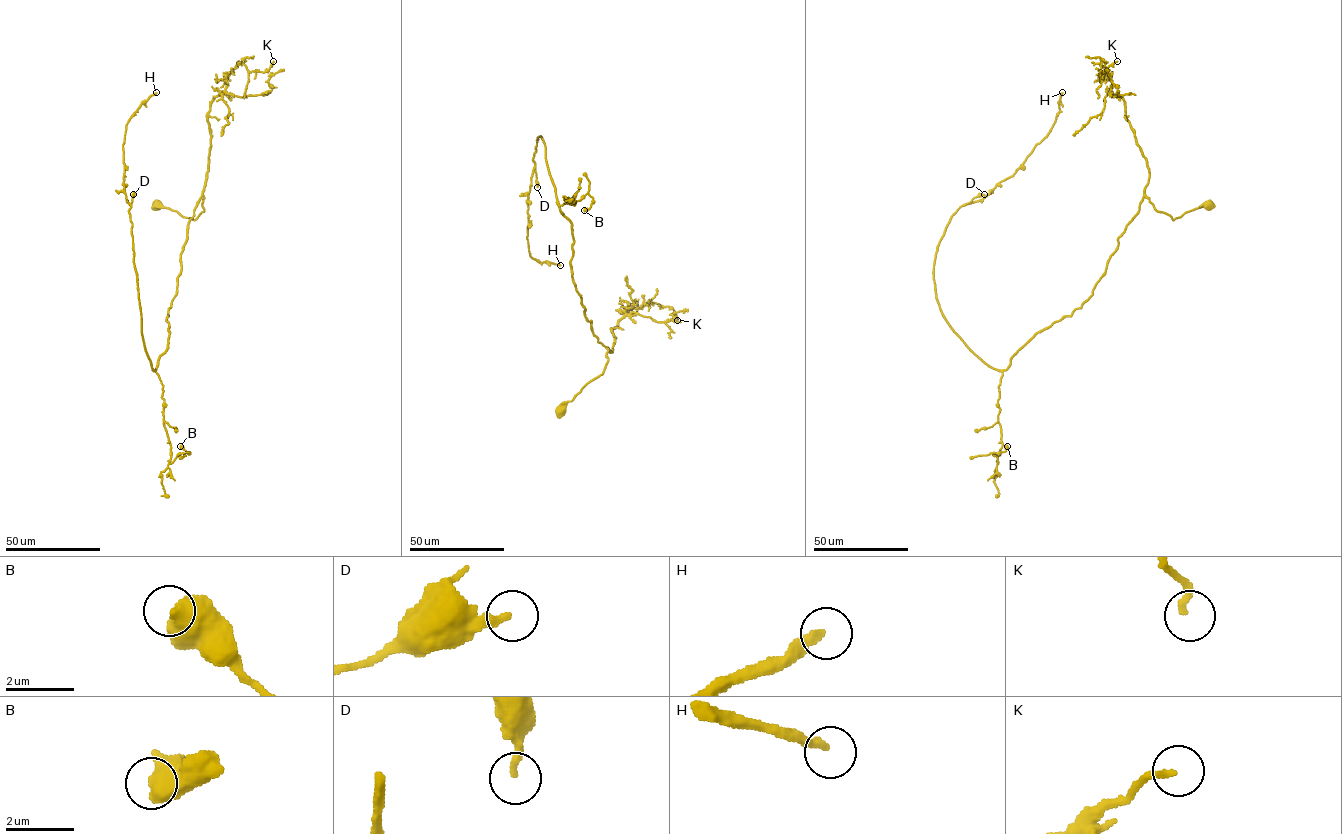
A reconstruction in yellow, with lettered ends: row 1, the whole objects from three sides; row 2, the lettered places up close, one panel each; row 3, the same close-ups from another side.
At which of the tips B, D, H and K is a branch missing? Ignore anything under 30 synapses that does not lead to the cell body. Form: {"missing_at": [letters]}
{"missing_at": ["H"]}

